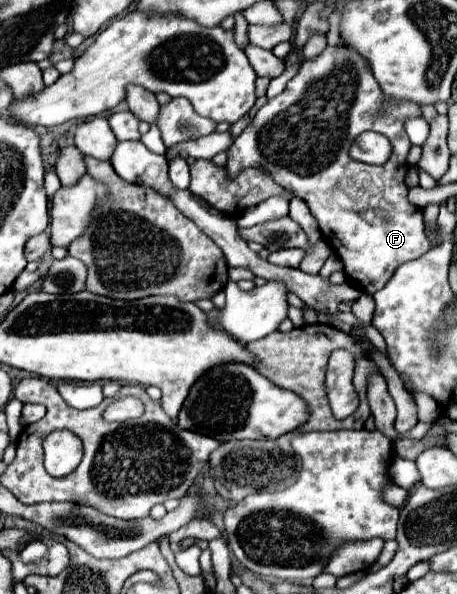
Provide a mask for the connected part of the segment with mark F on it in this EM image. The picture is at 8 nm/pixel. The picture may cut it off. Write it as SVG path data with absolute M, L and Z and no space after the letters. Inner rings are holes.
M340 43L330 49L328 45L318 57L302 61L298 73L288 81L286 89L274 101L268 101L254 115L252 123L234 141L232 149L228 149L226 169L230 177L236 177L236 173L242 171L244 167L264 167L278 185L304 199L320 225L324 241L336 251L336 257L344 263L346 277L352 279L352 283L356 283L358 289L372 295L390 281L392 273L396 273L396 269L402 263L414 261L434 247L424 231L422 209L414 207L408 201L406 197L408 187L404 183L408 171L406 157L412 147L404 131L404 121L408 117L421 115L419 105L408 101L394 103L380 93L380 87L376 85L368 61L354 47ZM381 108L388 108L388 110L381 114ZM364 131L376 131L388 137L392 143L392 155L384 165L366 165L354 161L354 169L358 173L356 175L352 173L352 169L348 169L348 163L352 163L348 161L350 157L348 151L352 141Z

